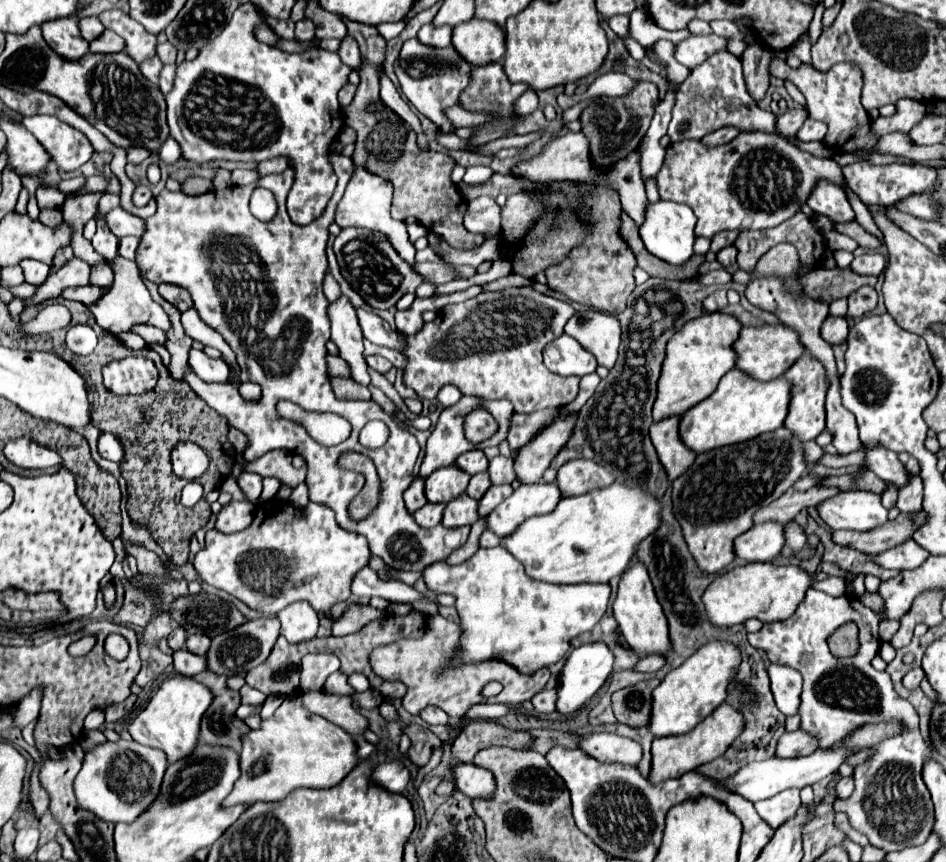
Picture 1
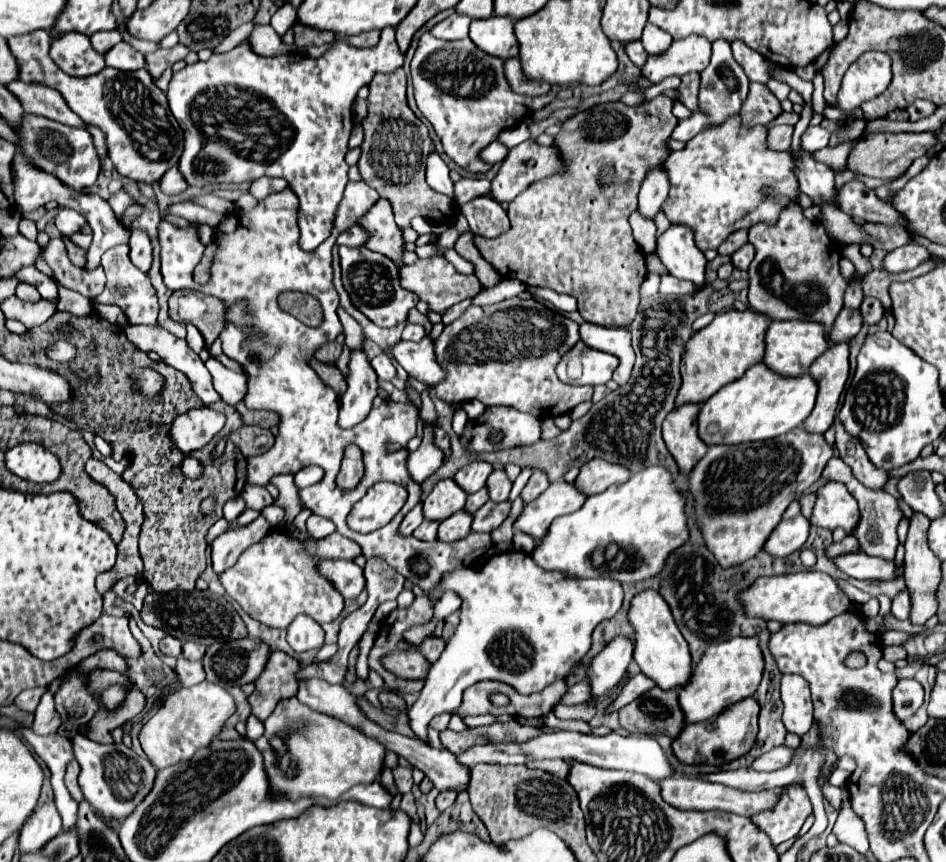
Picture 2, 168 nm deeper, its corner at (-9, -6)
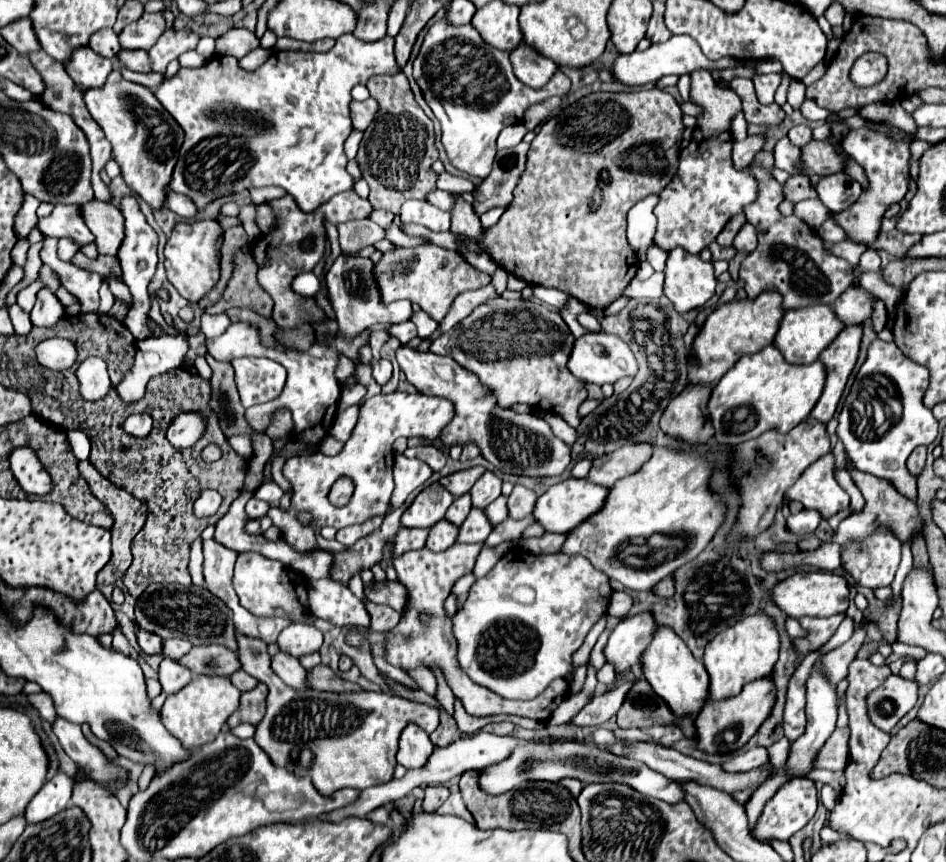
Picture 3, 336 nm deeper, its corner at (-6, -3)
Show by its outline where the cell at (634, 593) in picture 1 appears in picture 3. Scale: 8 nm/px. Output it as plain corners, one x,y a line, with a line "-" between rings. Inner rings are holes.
658,625
654,631
654,637
646,651
642,653
642,671
646,681
654,687
666,703
670,703
670,709
676,715
684,713
698,713
702,705
706,703
706,691
708,691
708,675
702,665
702,661
694,659
686,643
668,627
668,625

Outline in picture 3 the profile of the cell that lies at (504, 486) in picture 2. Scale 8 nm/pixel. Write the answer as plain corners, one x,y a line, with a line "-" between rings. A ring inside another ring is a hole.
486,471
486,473
474,483
474,487
470,489
472,505
478,507
478,509
486,509
486,507
500,495
500,485
502,485
502,481
500,481
492,471

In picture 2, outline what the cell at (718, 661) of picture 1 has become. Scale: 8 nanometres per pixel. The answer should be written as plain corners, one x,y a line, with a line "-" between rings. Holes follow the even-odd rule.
737,636
719,644
713,644
695,666
693,676
685,688
679,690
679,704
689,724
709,720
727,706
755,694
765,670
765,660
759,648
759,640
753,636

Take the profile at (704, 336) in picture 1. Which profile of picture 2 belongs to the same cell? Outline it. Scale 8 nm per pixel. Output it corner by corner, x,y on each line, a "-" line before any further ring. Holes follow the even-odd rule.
727,310
715,316
715,320
703,330
695,332
685,346
681,360
683,384
677,396
677,406
687,402
705,402
725,384
741,378
741,374
763,360
765,354
765,332
771,324
771,318
757,314
755,310

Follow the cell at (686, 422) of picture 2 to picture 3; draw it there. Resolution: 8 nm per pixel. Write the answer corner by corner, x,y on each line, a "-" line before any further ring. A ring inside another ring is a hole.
688,385
678,399
672,399
660,419
660,429
680,441
706,443
714,429
706,415
712,385

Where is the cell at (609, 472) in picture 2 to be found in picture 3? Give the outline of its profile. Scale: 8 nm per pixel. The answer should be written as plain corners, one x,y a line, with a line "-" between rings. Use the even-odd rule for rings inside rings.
646,443
624,445
614,453
596,457
592,461
588,481
602,487
612,487
614,481
638,471
650,457
652,457
652,447
646,447

